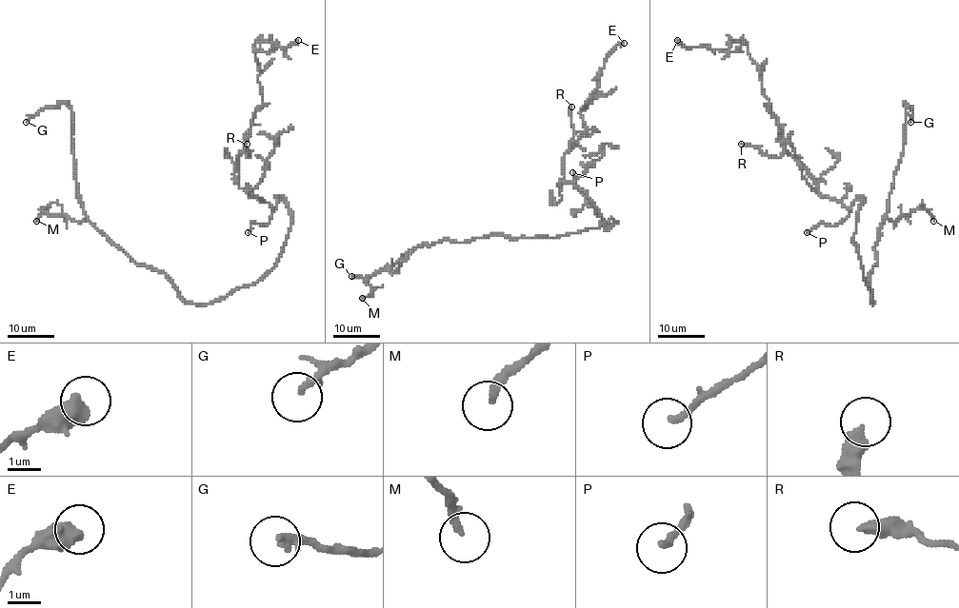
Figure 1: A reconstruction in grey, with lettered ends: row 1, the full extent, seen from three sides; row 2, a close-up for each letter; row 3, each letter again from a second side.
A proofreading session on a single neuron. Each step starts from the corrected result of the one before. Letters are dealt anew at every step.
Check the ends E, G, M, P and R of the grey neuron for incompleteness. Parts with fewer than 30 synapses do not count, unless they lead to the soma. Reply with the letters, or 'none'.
G, P

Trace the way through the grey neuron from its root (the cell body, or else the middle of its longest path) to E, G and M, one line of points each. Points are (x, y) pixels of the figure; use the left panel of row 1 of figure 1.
E: (276, 262), (292, 213), (244, 191), (237, 162), (263, 98), (254, 44), (298, 40)
G: (276, 262), (252, 284), (188, 304), (164, 273), (137, 264), (88, 218), (72, 109), (46, 107), (26, 122)
M: (276, 262), (252, 284), (188, 304), (164, 273), (137, 264), (88, 218), (45, 207), (36, 221)

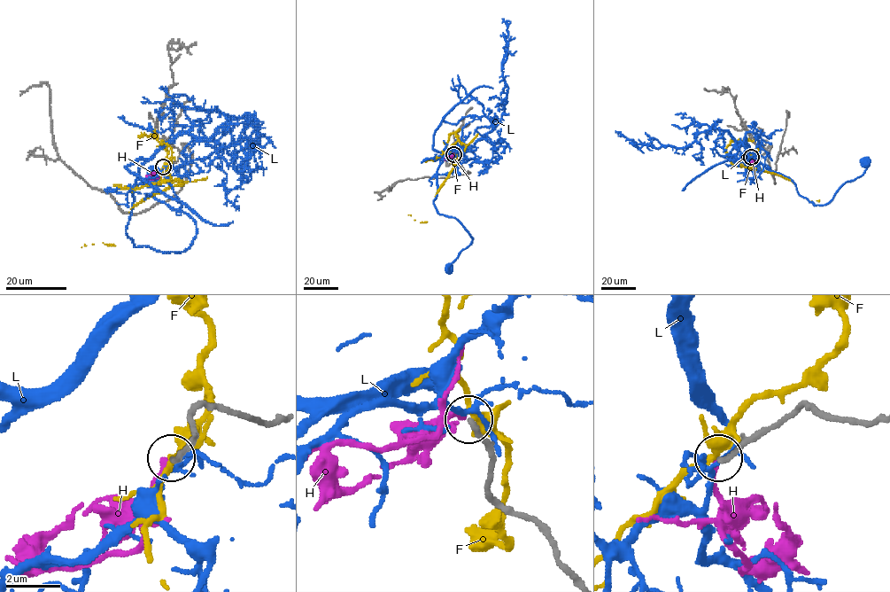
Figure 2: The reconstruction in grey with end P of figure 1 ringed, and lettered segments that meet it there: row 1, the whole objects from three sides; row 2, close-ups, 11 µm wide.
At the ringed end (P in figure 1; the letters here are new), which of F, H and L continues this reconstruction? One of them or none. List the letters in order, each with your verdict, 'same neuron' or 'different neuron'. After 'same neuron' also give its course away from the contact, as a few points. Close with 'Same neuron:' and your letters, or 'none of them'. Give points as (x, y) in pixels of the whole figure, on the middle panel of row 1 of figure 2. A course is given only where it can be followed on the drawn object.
F: different neuron
H: different neuron
L: different neuron
Same neuron: none of them

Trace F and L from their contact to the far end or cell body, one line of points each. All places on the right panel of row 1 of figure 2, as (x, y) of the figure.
F: (751, 157), (743, 166), (738, 166), (762, 169), (791, 180), (819, 199)
L: (752, 157), (750, 164), (762, 163), (787, 176), (814, 205), (827, 204), (845, 183), (860, 177), (865, 162)

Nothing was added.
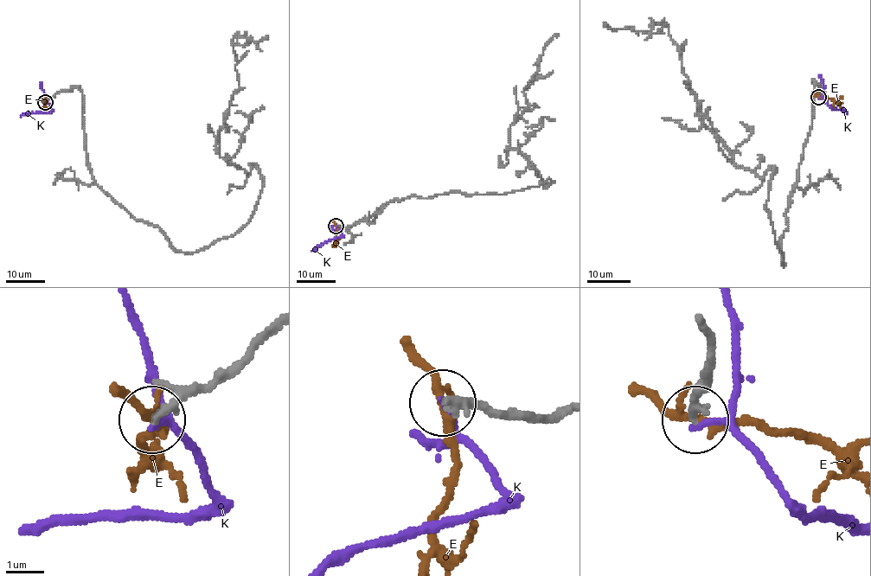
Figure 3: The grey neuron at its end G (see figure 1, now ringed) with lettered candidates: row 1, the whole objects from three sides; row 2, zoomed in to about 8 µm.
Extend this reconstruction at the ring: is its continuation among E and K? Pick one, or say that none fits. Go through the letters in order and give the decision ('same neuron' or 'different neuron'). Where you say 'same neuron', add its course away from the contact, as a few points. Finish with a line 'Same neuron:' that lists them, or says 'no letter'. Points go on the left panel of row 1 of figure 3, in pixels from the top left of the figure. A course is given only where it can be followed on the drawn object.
E: different neuron
K: different neuron
Same neuron: no letter

